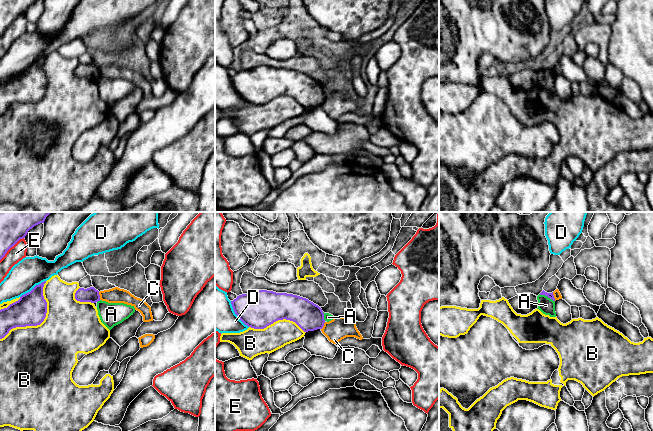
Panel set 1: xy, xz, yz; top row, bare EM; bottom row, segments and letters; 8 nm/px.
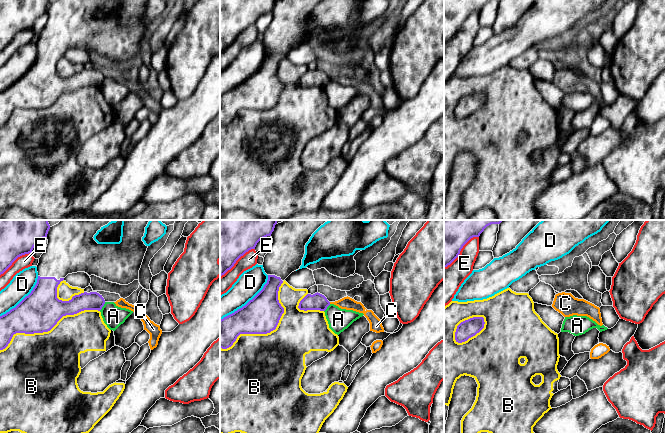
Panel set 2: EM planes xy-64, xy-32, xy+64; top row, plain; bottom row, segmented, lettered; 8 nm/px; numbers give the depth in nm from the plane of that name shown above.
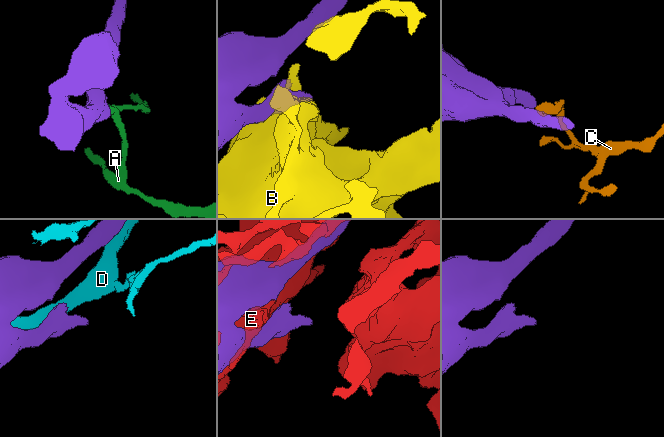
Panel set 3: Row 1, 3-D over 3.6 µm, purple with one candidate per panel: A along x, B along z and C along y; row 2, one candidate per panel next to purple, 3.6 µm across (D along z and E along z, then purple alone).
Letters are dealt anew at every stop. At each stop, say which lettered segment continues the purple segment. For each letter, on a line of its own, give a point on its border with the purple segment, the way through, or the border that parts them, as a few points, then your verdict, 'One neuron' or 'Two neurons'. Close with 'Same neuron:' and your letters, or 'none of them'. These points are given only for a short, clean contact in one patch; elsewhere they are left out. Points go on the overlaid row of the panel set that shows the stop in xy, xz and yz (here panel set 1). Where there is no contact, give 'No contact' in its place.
A: Touches purple at yz (547, 296). Boundary: yz (539, 294), (544, 294), (554, 301). Two neurons
B: Touches purple at xy (41, 322). Two neurons
C: Touches purple at yz (553, 296). Boundary: yz (552, 292), (555, 300). Two neurons
D: Touches purple at xz (235, 313). Two neurons
E: Touches purple at xy (10, 247). Two neurons
Same neuron: none of them

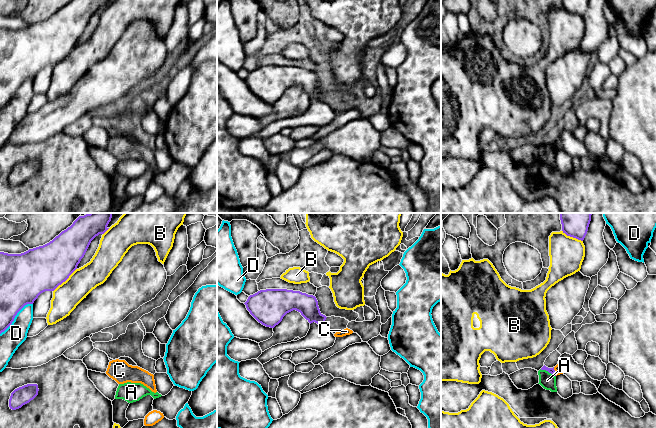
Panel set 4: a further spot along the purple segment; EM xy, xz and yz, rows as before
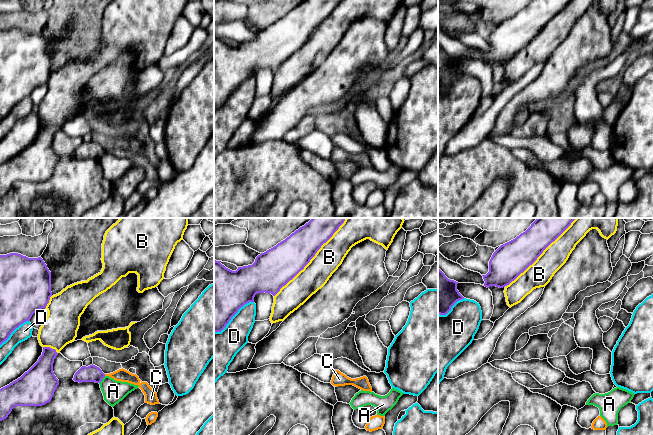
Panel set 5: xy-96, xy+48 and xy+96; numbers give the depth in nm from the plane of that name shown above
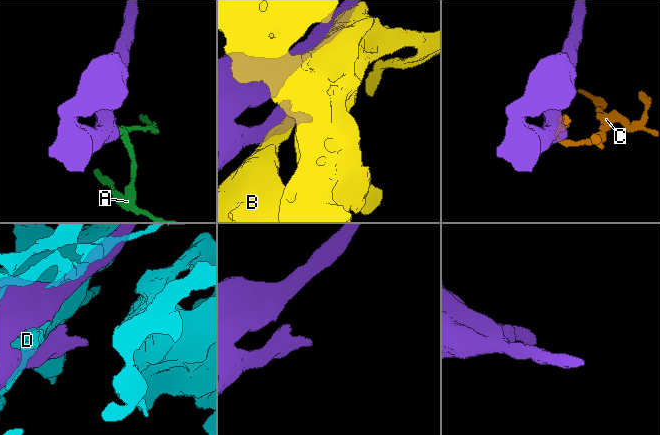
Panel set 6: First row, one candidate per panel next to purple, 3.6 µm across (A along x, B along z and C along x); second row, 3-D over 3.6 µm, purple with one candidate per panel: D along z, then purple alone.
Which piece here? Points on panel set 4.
A: Touches purple at yz (548, 371). Boundary: yz (540, 369), (545, 369), (555, 376). Two neurons
B: Touches purple at xy (65, 280). One neuron
C: Touches purple at yz (554, 371). Boundary: yz (553, 367), (556, 375). Two neurons
D: Touches purple at xy (15, 315). Two neurons
Same neuron: B

